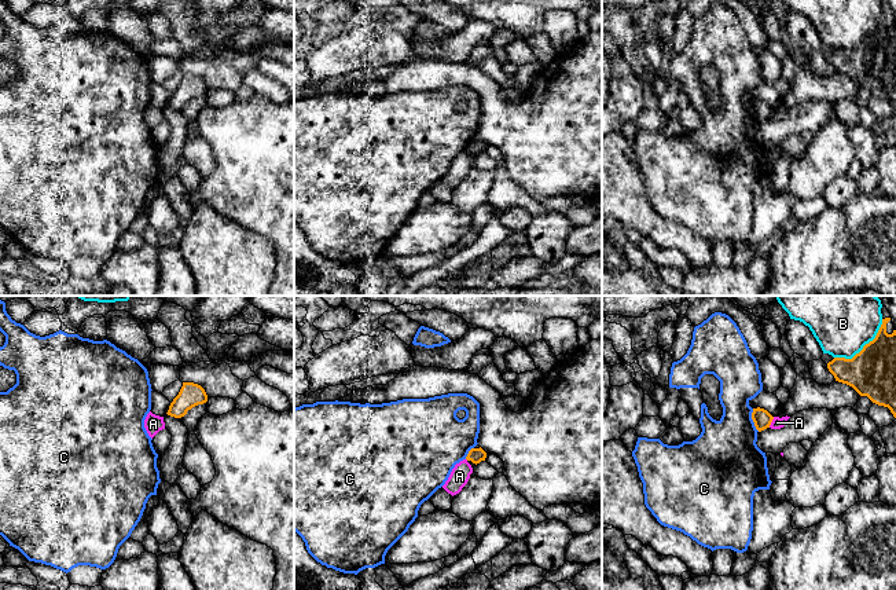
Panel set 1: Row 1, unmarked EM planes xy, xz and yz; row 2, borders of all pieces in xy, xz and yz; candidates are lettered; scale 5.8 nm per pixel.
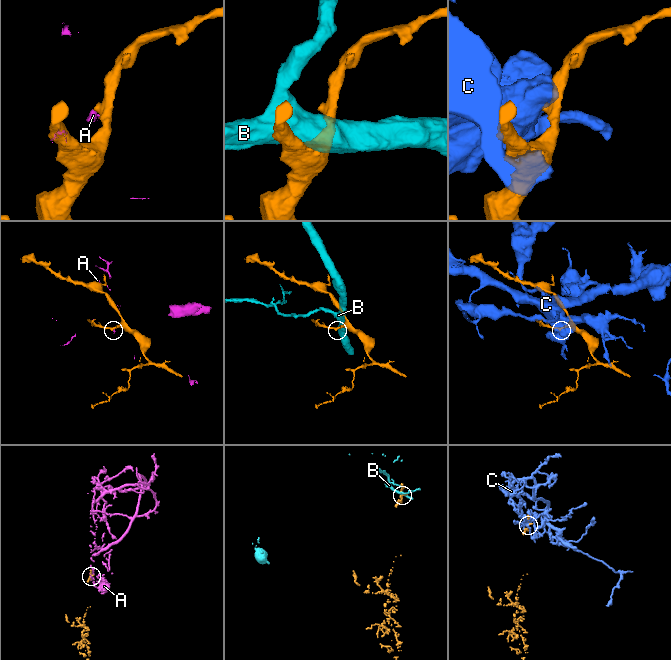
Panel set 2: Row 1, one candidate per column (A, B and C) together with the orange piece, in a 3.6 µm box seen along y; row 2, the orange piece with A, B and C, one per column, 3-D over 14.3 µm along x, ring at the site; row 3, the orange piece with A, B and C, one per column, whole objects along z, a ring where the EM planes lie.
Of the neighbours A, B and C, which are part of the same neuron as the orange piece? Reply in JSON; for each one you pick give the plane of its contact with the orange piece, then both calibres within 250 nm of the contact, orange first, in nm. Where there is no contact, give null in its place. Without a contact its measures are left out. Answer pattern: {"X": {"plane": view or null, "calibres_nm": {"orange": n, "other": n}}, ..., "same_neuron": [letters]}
{"same_neuron": []}

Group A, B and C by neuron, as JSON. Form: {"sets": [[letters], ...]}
{"sets": [["A"], ["B"], ["C"]]}

